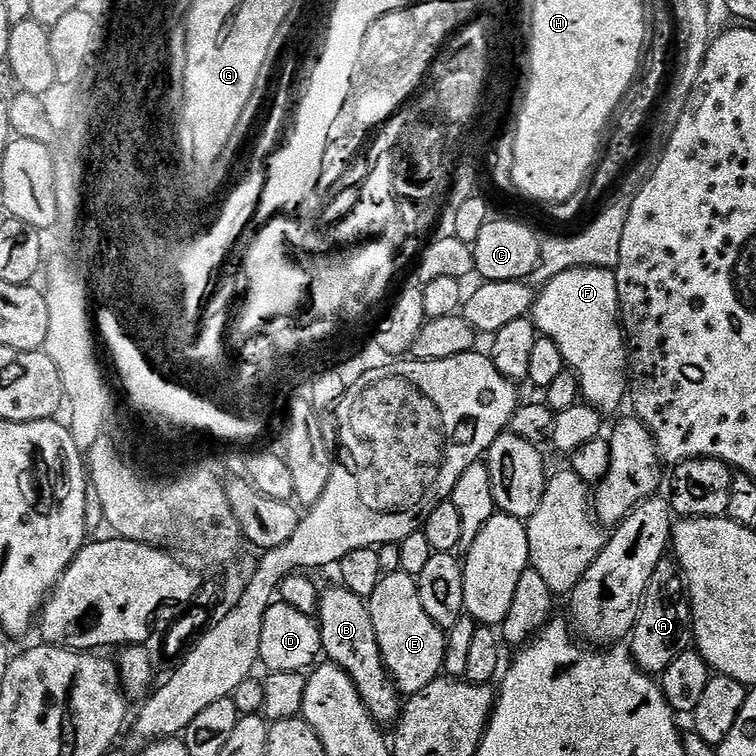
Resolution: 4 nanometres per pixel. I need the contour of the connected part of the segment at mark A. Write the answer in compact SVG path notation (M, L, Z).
M672 558L658 562L648 583L644 600L640 603L640 613L630 633L632 661L643 672L659 674L678 658L678 654L689 651L692 638L692 606L685 595L684 577Z

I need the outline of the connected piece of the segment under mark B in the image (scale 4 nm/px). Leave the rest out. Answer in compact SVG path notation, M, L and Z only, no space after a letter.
M343 586L325 587L320 593L320 646L323 655L336 664L354 682L366 710L373 720L381 726L391 725L400 715L402 707L401 693L396 691L396 683L382 662L378 650L378 638L374 634L374 622L365 597L346 590Z

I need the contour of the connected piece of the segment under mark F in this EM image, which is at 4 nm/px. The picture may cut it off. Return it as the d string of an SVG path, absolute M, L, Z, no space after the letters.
M575 268L558 274L539 289L530 313L536 331L548 336L562 350L565 365L574 373L579 384L579 395L602 414L616 412L630 392L630 369L624 330L620 322L618 282L615 271L607 268Z

